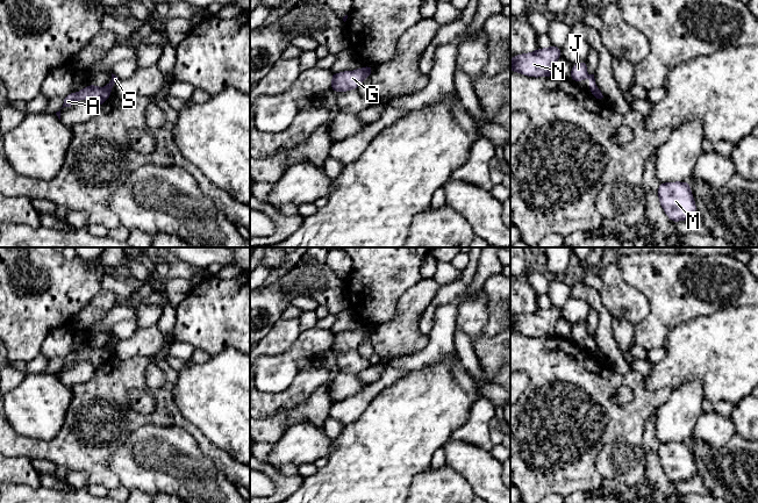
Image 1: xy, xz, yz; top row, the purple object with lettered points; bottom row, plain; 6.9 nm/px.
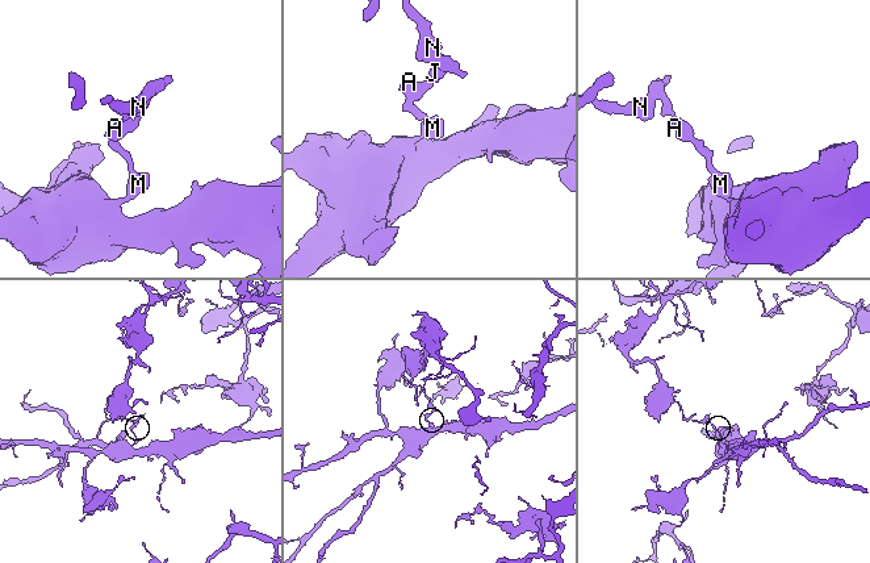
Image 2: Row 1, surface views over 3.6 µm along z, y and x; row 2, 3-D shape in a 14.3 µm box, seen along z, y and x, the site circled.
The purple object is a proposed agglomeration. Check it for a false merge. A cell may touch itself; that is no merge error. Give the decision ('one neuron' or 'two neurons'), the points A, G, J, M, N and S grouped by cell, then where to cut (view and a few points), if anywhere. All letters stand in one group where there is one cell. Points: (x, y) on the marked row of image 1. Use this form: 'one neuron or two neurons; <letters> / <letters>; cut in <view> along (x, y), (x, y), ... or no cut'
two neurons; A G M / J N S; cut in xy along (105, 87), (109, 92)

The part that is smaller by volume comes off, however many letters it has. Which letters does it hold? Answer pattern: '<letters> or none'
J, N, S

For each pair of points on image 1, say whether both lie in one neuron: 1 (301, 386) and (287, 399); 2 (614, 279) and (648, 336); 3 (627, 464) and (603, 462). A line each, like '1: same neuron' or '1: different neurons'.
1: same neuron
2: different neurons
3: same neuron

